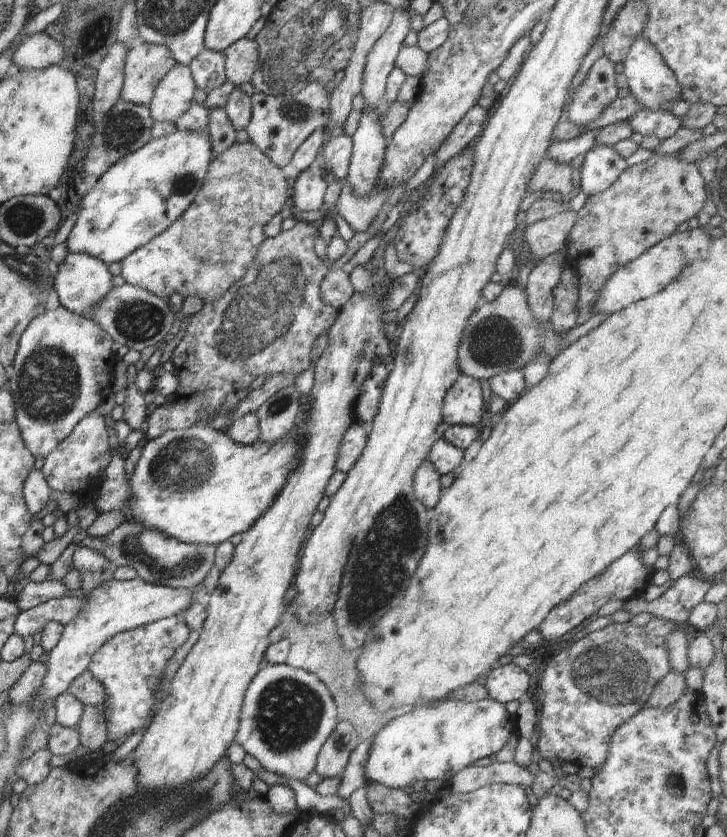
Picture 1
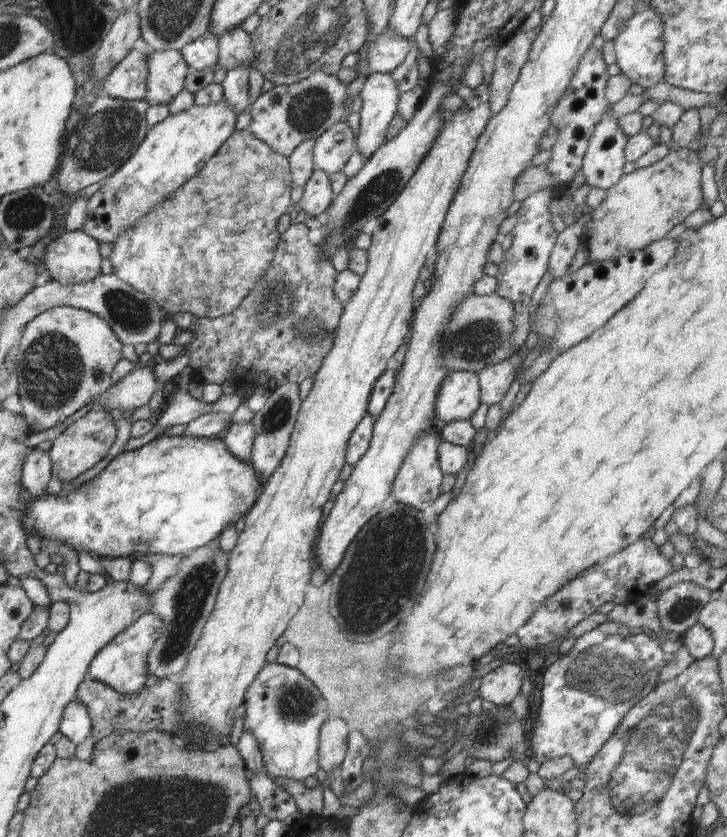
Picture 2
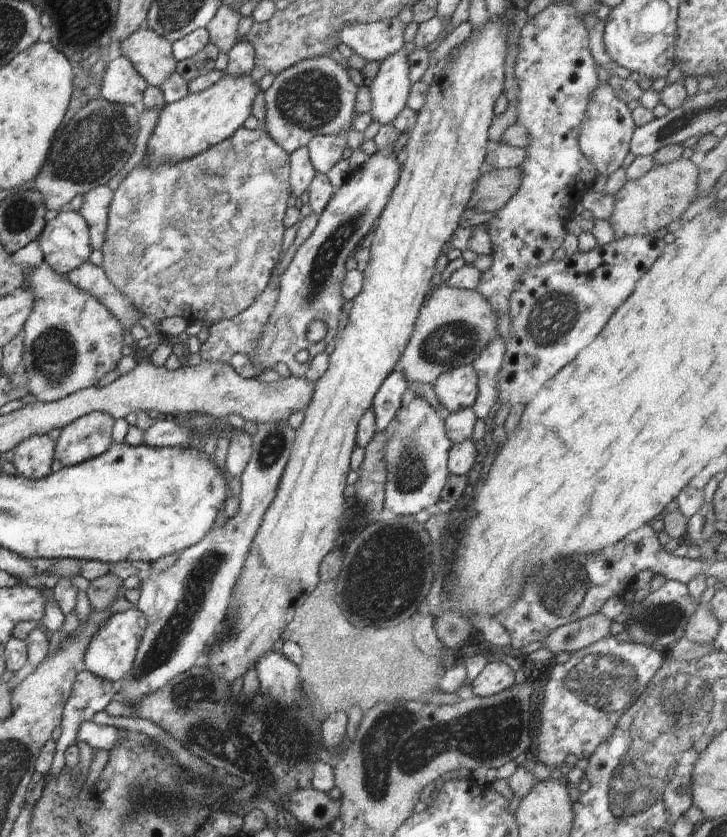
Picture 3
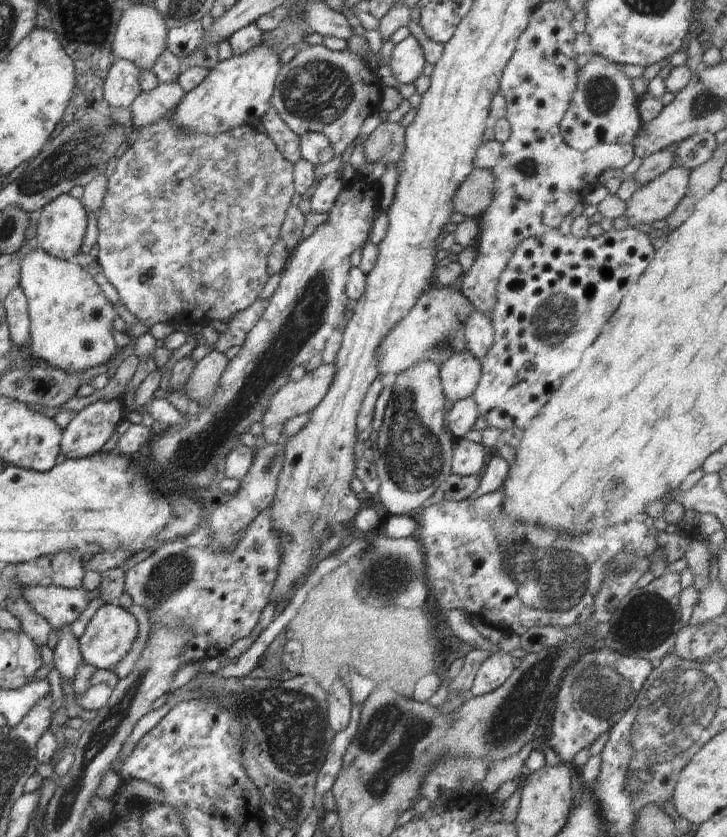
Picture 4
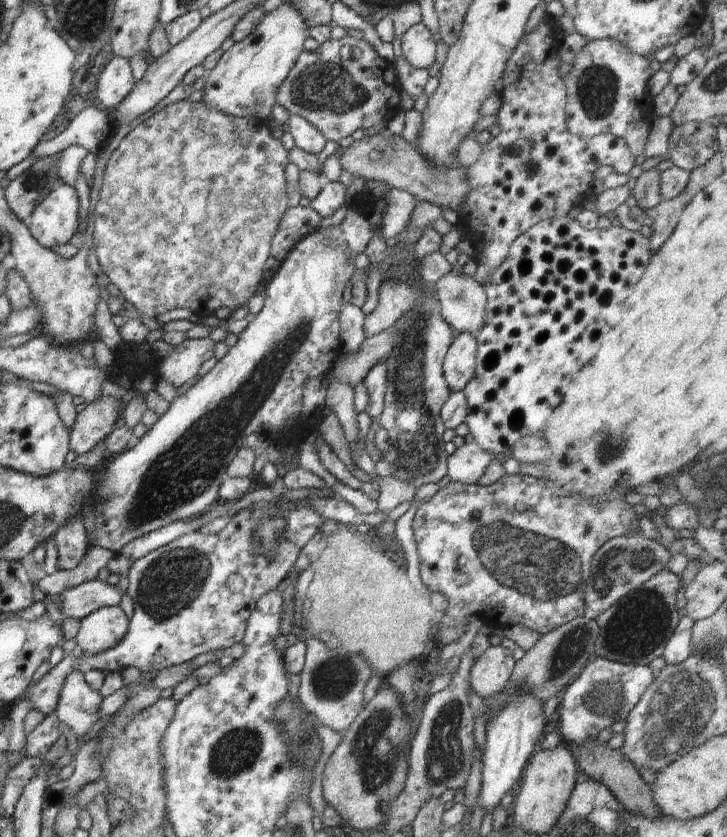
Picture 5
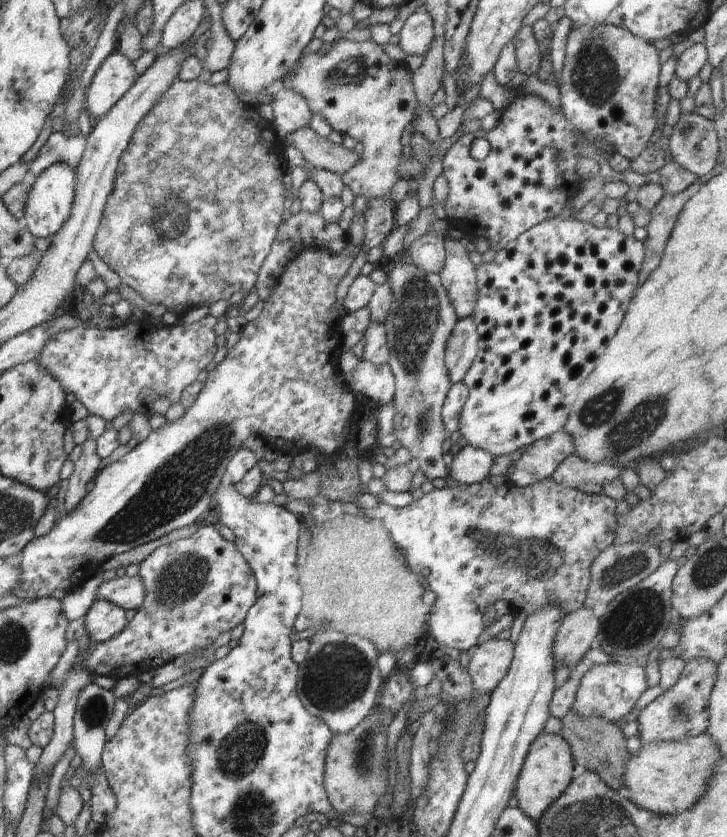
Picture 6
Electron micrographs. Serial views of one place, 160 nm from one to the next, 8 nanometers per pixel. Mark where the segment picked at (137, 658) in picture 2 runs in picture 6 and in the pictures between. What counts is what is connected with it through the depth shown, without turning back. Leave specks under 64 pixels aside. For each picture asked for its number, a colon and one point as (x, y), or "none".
3: (111, 652)
4: (109, 636)
5: (103, 629)
6: (103, 620)

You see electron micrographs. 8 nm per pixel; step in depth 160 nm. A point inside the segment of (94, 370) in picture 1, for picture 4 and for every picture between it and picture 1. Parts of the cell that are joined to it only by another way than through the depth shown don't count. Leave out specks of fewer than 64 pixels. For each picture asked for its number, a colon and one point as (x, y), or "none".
2: (64, 359)
3: (71, 340)
4: (71, 321)

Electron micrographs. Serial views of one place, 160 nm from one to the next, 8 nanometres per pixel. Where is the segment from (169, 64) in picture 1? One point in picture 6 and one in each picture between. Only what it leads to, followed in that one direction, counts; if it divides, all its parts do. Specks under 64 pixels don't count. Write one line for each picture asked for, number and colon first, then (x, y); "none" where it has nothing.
2: (128, 80)
3: (122, 83)
4: (121, 87)
5: (115, 82)
6: (114, 76)

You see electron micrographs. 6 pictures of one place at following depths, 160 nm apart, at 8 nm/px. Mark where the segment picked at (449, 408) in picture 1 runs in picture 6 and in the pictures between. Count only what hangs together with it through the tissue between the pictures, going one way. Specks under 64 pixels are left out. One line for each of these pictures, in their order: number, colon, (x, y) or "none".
2: (459, 396)
3: (457, 389)
4: (459, 375)
5: (459, 363)
6: (461, 349)

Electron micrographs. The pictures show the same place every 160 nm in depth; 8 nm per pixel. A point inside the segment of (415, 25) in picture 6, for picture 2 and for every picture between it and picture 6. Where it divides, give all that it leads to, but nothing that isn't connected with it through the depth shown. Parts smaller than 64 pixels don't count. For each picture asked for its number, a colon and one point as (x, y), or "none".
2: (379, 94)
3: (389, 89)
4: (407, 62)
5: (418, 47)

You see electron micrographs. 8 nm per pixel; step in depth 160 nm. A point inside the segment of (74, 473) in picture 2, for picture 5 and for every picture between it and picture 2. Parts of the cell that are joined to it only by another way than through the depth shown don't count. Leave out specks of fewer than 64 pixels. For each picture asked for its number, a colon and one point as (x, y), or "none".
3: (89, 436)
4: (93, 426)
5: (92, 425)

